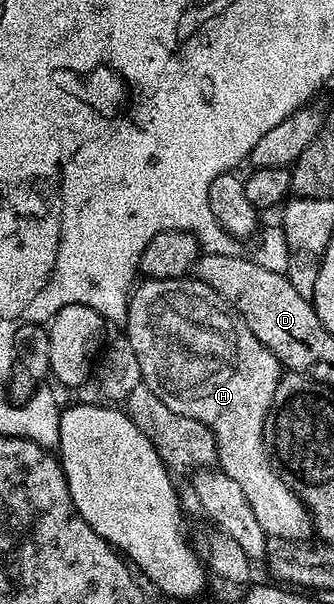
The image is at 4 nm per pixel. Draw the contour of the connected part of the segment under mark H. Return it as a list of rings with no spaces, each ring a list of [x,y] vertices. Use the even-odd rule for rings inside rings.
[[[198,278],[144,279],[128,300],[127,327],[126,337],[130,345],[134,345],[134,353],[138,353],[143,386],[156,392],[156,396],[166,401],[174,413],[194,417],[214,433],[219,470],[238,481],[265,535],[276,541],[311,540],[314,535],[312,514],[289,489],[266,442],[266,424],[270,419],[274,393],[280,384],[282,364],[266,345],[262,345],[262,341],[258,341],[258,337],[254,337],[244,318],[218,292],[210,289],[210,285]]]

